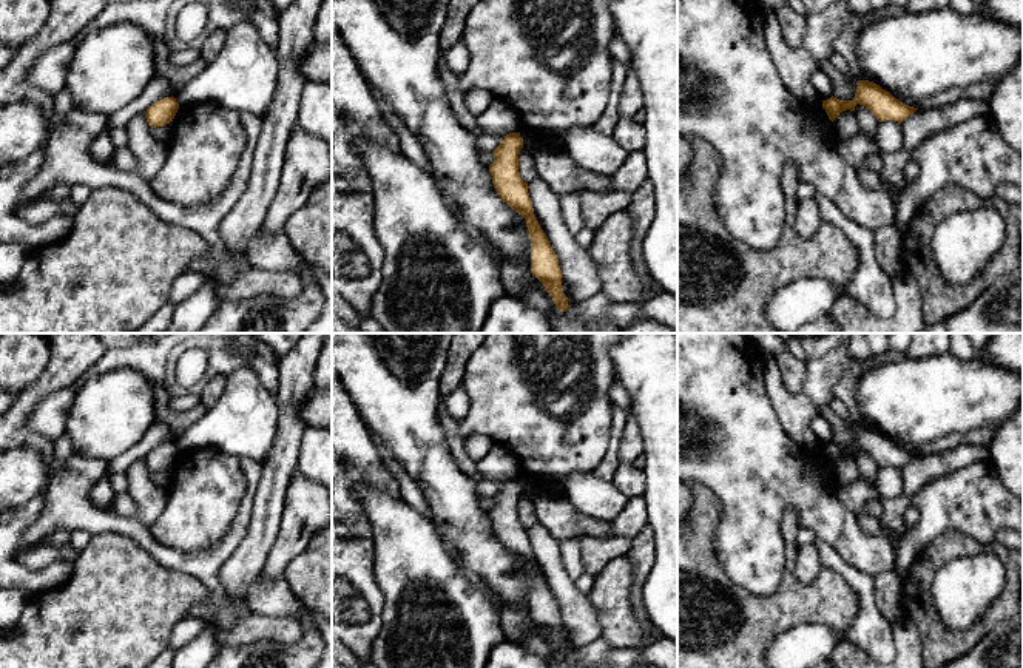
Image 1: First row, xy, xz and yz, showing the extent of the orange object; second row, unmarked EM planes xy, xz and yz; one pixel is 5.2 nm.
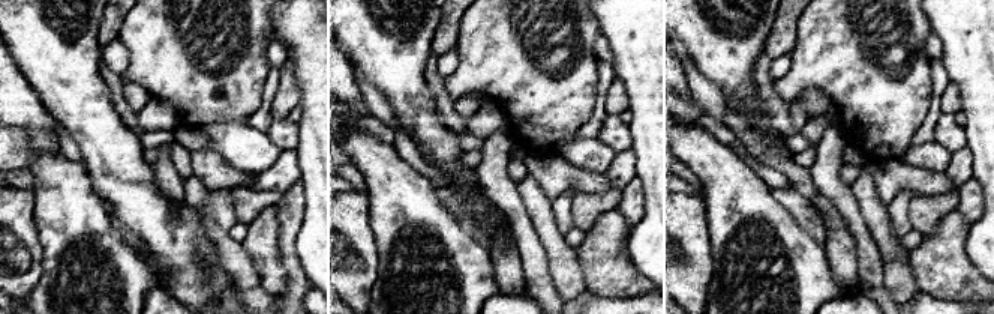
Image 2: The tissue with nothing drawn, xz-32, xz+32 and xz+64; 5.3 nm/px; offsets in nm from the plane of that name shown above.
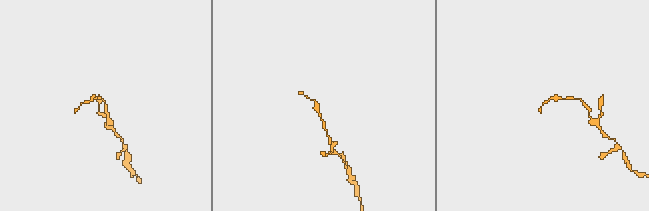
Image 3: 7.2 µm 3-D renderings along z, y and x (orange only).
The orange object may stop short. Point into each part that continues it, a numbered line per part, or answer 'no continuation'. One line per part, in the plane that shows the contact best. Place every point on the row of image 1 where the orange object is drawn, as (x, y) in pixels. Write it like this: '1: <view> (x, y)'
no continuation

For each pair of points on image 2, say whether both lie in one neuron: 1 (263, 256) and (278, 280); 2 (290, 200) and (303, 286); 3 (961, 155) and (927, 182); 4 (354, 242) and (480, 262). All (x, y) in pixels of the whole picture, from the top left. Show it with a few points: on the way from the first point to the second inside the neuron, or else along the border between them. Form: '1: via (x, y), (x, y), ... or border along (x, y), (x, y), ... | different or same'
1: via (267, 262), (272, 274) | same
2: via (290, 221), (288, 257), (291, 265) | same
3: border along (945, 172), (958, 185) | different
4: border along (368, 211), (377, 248), (375, 281) | different

